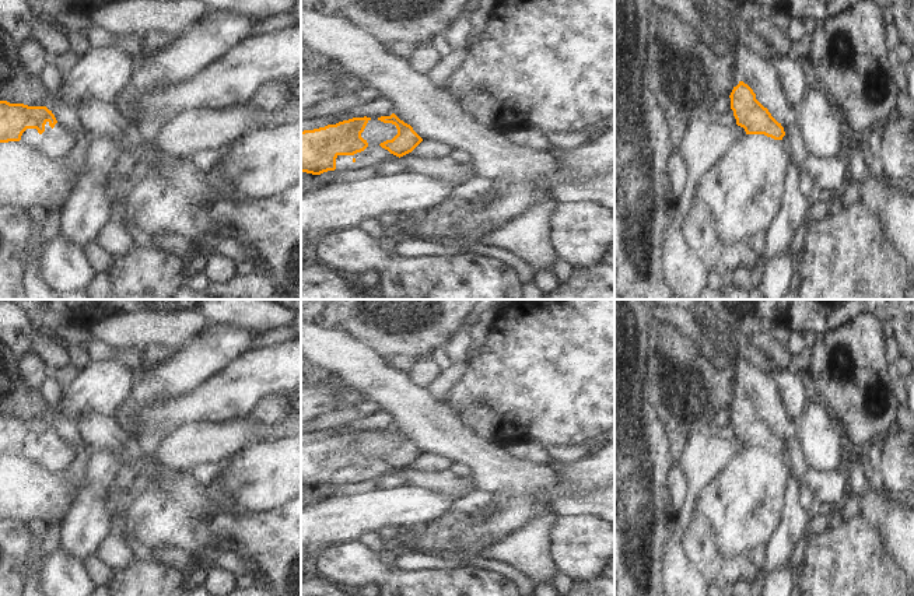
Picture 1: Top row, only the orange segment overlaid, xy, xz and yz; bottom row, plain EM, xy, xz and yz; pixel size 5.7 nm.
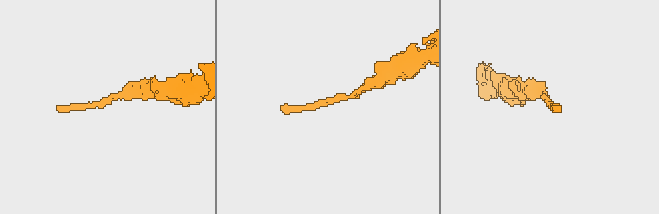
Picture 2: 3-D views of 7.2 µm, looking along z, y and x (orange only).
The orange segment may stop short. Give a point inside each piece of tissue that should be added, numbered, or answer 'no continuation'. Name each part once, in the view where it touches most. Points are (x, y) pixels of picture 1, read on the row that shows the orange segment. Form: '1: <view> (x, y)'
no continuation

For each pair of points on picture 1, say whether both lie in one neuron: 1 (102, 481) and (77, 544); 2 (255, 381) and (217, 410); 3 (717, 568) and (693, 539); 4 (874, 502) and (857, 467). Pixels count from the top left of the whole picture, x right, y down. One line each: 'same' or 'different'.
1: same
2: same
3: same
4: different

